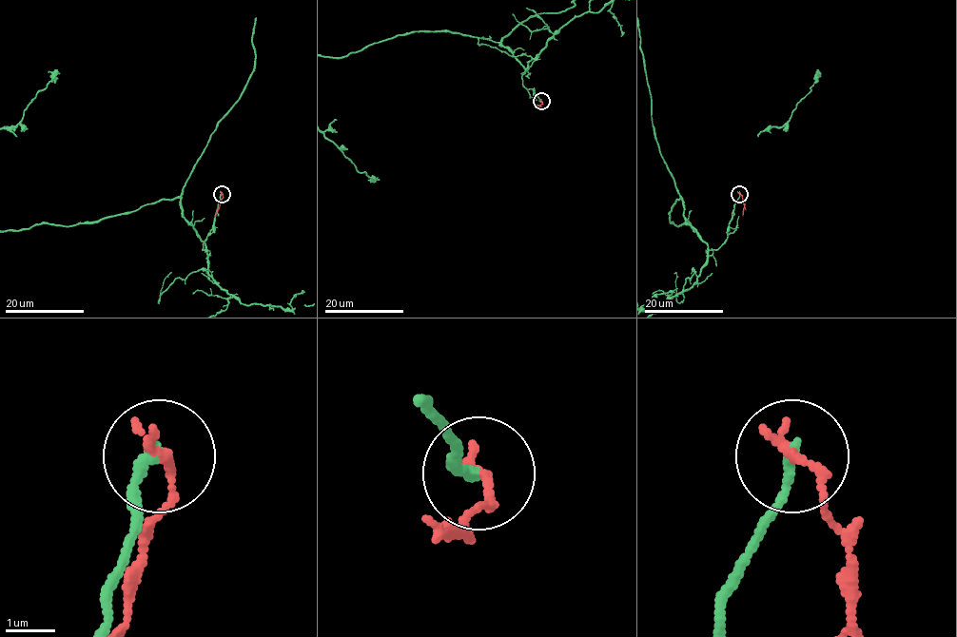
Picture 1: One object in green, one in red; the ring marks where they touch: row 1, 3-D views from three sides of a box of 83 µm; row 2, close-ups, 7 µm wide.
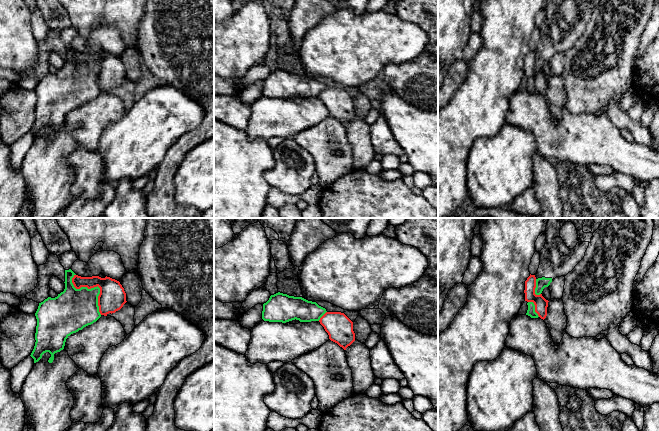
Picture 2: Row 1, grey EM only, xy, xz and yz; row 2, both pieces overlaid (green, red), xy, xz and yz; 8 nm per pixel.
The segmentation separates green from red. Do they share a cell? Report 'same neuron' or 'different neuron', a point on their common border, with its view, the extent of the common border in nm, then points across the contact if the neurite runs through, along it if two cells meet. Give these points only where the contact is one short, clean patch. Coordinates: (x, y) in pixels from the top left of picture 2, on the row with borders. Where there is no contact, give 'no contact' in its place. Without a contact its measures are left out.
different neuron; contact xy (94, 287); length 400 nm

